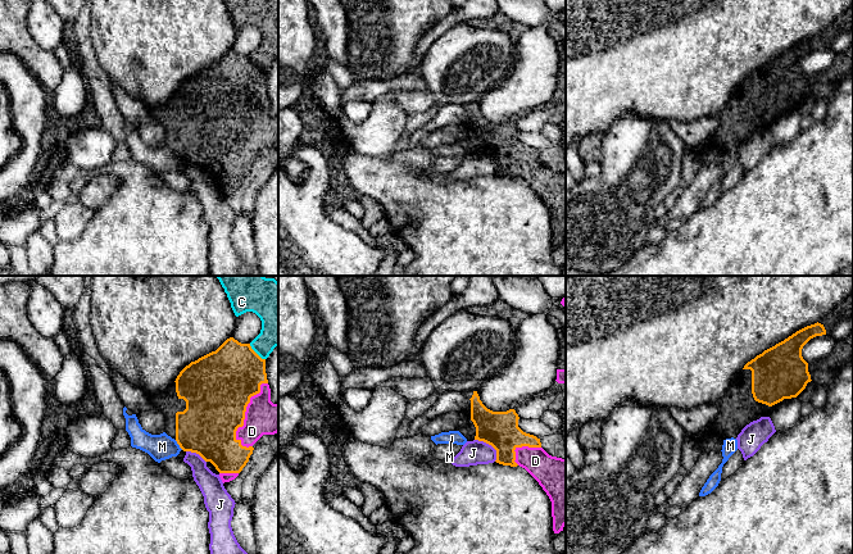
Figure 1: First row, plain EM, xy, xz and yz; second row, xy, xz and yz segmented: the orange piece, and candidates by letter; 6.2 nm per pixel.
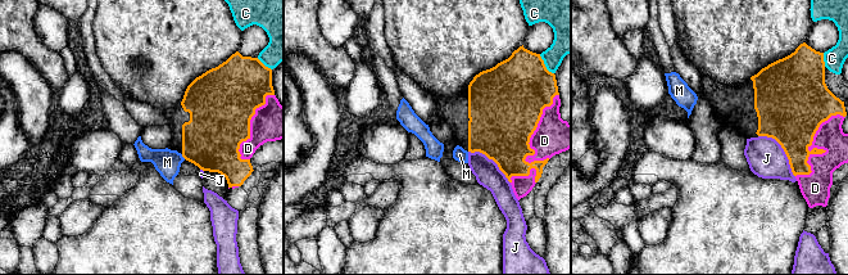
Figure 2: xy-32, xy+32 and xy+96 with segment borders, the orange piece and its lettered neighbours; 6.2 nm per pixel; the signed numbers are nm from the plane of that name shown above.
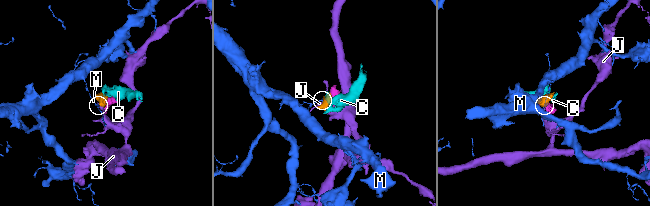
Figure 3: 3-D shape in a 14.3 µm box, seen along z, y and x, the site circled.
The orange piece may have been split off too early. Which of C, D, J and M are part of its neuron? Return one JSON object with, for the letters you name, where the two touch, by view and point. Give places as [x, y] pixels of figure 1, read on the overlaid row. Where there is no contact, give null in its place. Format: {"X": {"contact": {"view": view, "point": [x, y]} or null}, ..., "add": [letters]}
{"D": {"contact": {"view": "xy", "point": [245, 411]}}, "add": ["D"]}

